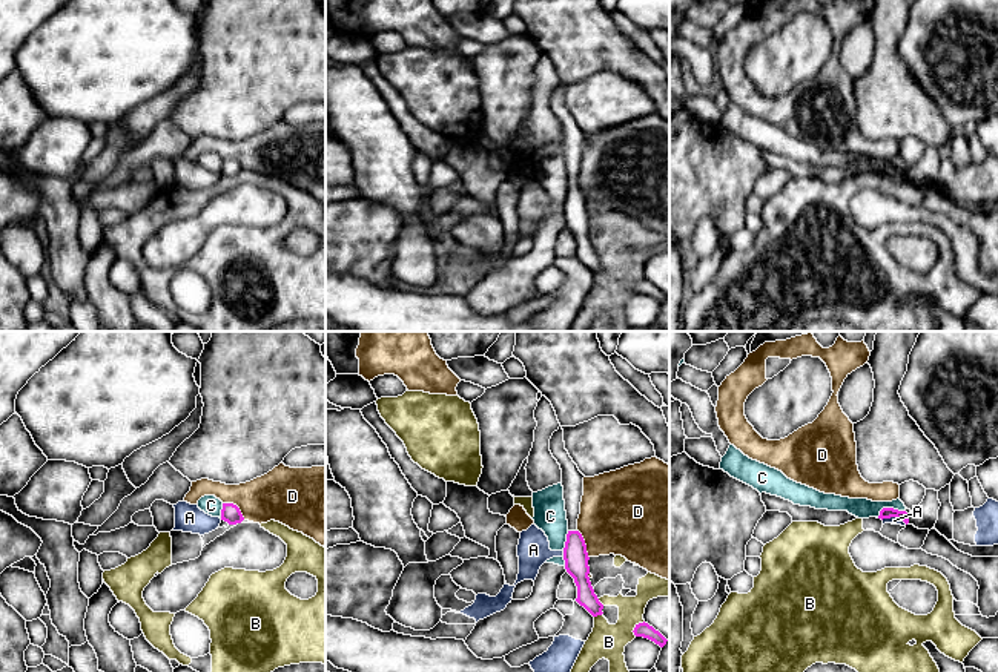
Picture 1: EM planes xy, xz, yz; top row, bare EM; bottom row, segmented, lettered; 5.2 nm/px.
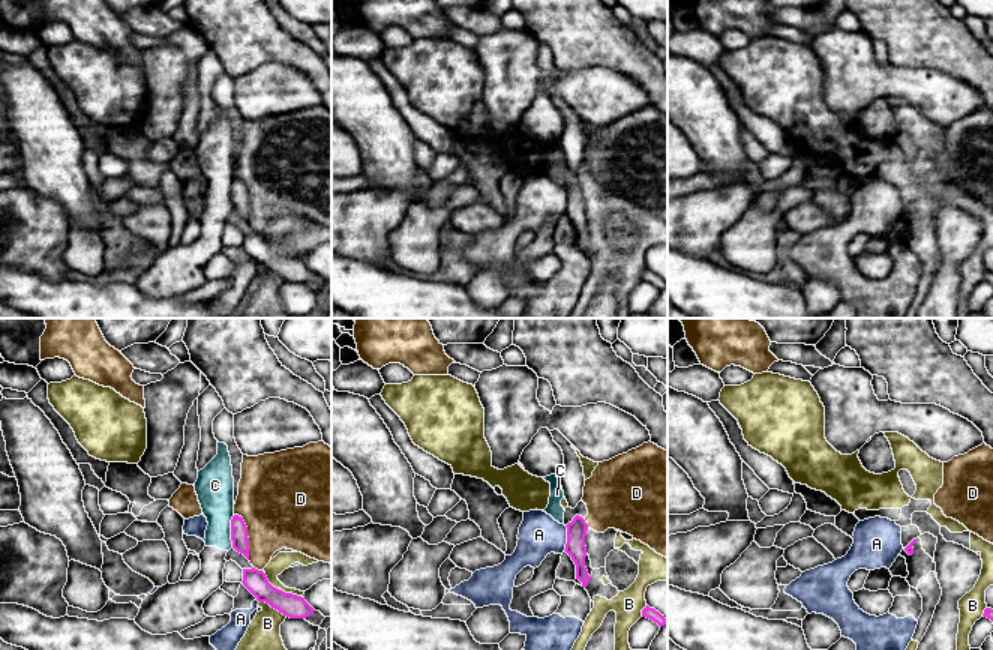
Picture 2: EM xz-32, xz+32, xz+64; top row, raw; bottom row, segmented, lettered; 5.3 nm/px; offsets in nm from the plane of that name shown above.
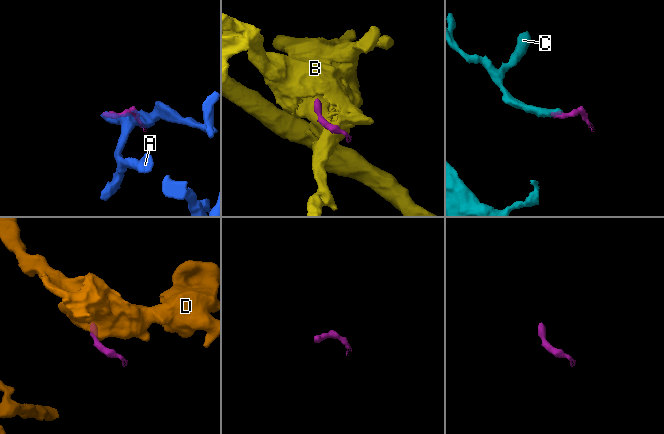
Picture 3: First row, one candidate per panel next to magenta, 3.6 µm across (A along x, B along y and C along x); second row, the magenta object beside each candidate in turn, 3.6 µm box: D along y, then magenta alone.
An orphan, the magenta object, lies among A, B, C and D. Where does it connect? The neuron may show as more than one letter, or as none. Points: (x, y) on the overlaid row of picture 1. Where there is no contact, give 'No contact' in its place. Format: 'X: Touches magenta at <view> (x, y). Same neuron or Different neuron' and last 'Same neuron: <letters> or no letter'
A: Touches magenta at xz (564, 554). Different neuron
B: Touches magenta at xz (634, 628). Different neuron
C: Touches magenta at yz (888, 508). Different neuron
D: Touches magenta at xy (237, 507). Different neuron
Same neuron: no letter

